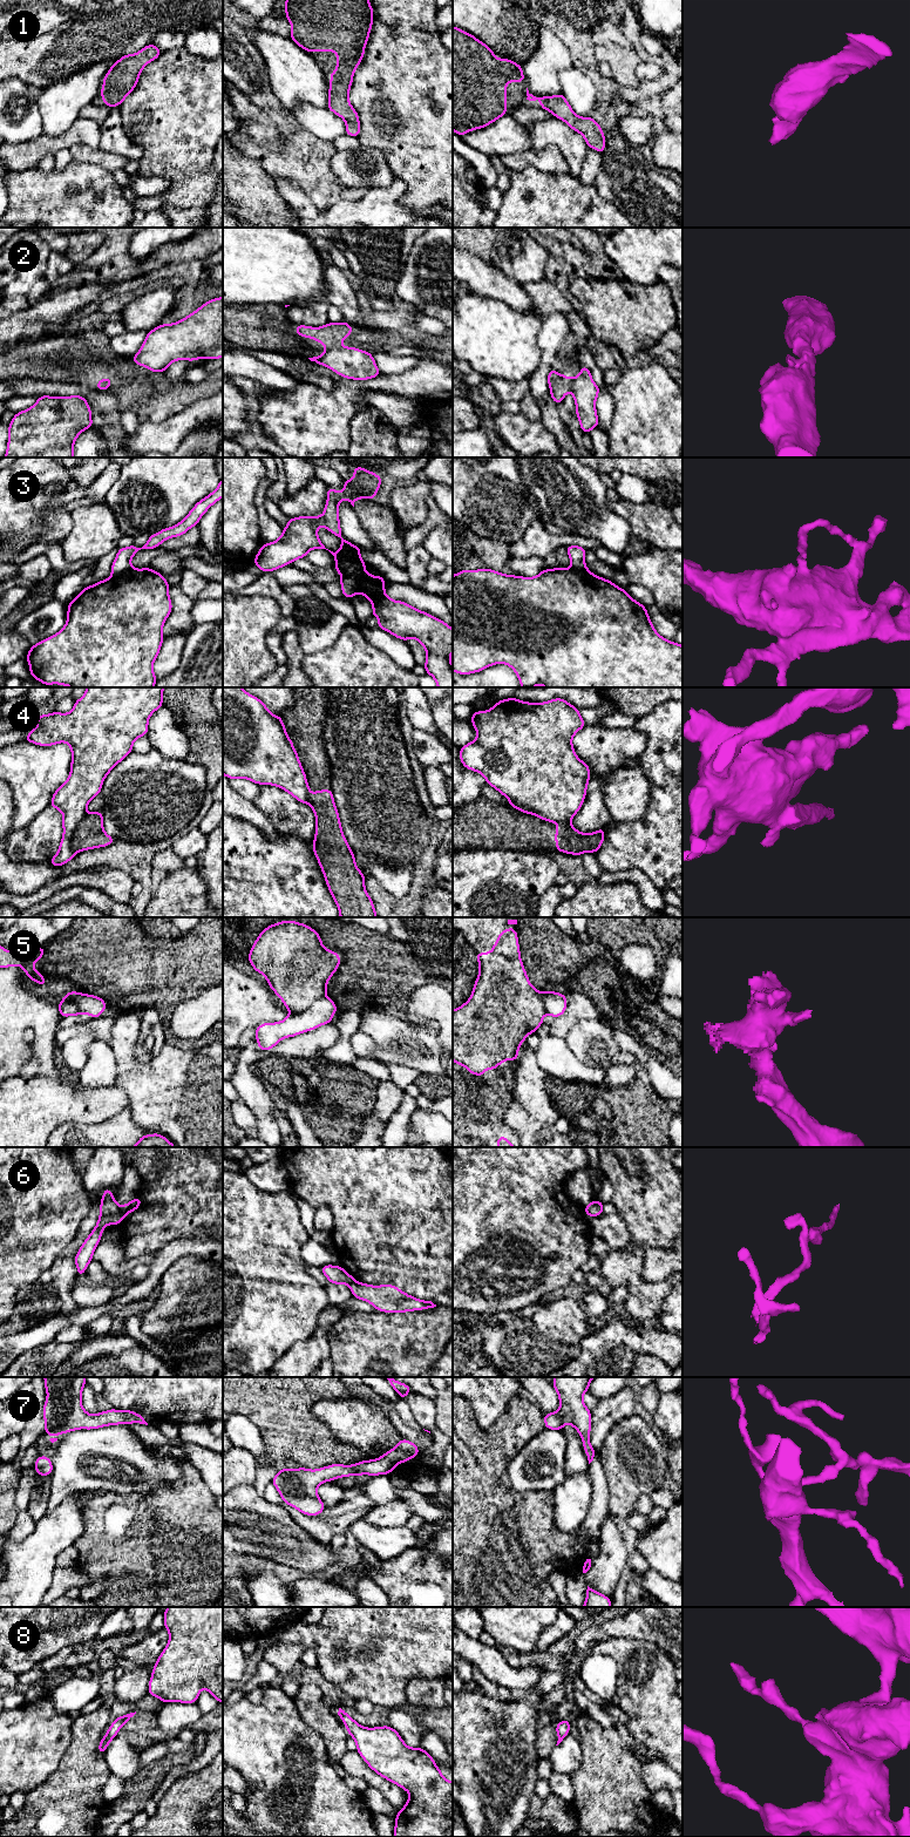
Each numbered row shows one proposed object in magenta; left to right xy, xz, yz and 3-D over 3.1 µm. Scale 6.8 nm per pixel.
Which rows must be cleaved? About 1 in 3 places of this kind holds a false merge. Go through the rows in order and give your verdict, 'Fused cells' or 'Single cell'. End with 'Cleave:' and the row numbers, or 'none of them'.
1: Single cell
2: Fused cells
3: Fused cells
4: Fused cells
5: Fused cells
6: Fused cells
7: Single cell
8: Single cell
Cleave: 2, 3, 4, 5, 6

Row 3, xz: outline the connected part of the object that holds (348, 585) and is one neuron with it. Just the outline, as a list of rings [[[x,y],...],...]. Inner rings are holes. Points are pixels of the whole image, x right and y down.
[[[342,577],[340,581],[341,591],[345,598],[352,598],[356,595],[356,581],[352,577]]]

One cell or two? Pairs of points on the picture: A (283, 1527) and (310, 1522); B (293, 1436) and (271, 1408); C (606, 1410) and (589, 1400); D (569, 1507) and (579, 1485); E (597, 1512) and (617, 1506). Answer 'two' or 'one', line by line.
A: two
B: one
C: two
D: one
E: two

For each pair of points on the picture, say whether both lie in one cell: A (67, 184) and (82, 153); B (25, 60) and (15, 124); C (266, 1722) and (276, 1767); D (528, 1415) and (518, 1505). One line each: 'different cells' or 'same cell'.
A: different cells
B: different cells
C: same cell
D: same cell

